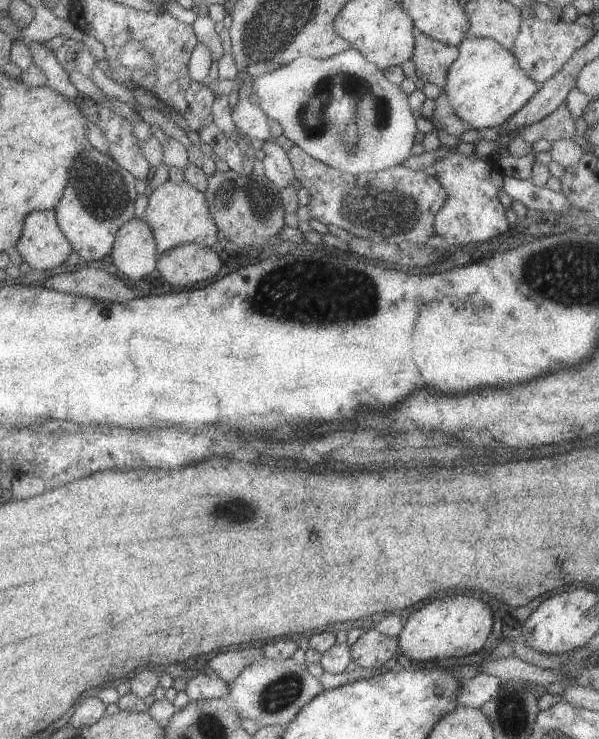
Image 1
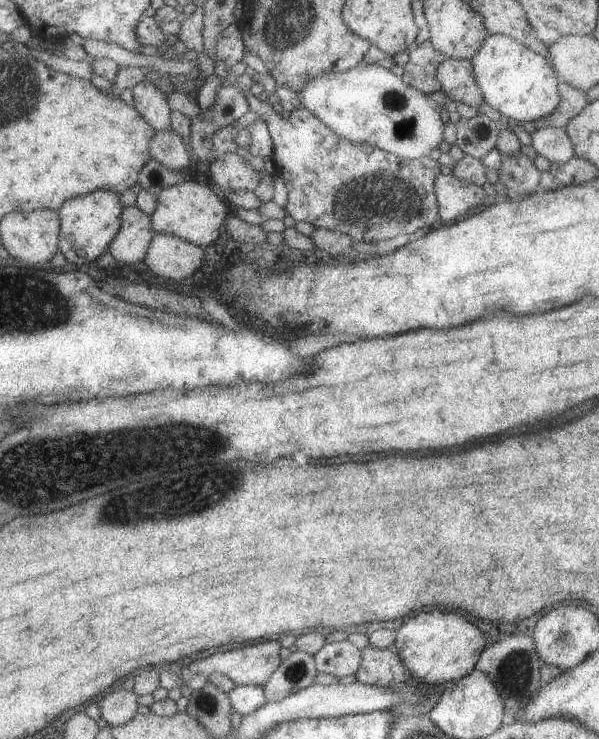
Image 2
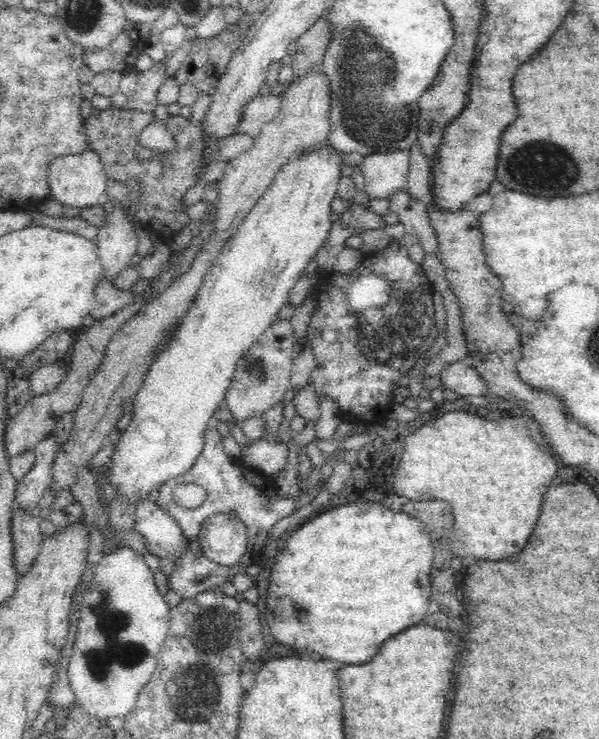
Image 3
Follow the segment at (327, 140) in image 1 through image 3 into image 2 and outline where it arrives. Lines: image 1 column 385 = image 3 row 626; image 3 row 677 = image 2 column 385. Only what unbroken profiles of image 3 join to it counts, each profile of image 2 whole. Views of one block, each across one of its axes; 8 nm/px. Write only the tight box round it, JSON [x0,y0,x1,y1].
[298,61,443,159]

